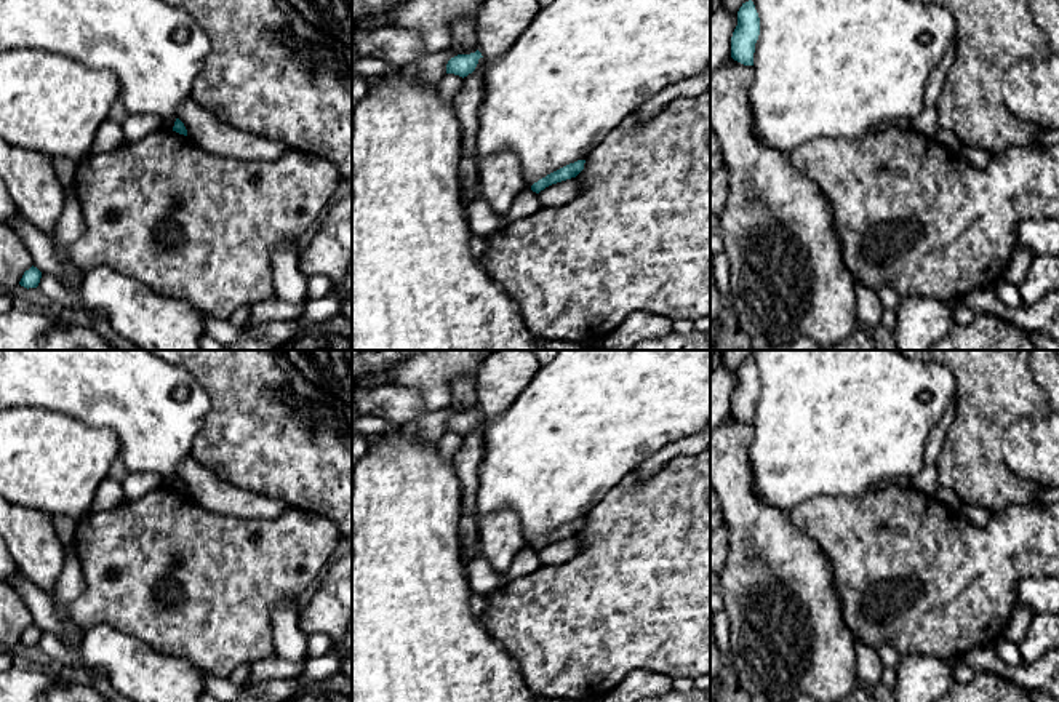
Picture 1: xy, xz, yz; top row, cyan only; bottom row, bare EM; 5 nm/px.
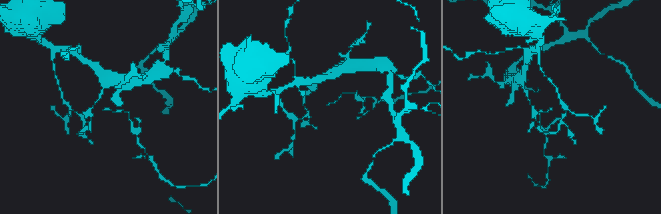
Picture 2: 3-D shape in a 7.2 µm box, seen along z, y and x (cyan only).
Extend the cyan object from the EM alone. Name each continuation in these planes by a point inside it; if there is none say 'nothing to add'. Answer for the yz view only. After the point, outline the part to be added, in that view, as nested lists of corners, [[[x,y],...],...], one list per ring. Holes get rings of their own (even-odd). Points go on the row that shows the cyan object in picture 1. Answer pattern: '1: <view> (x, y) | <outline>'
nothing to add

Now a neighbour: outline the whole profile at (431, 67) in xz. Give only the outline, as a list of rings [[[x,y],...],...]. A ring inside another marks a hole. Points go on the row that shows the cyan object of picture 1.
[[[448,46],[438,53],[424,54],[414,64],[416,75],[427,85],[437,85],[446,74],[446,64],[451,58],[458,56],[453,46]]]

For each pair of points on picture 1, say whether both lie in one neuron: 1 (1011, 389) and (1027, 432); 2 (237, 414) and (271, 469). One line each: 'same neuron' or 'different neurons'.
1: different neurons
2: same neuron

